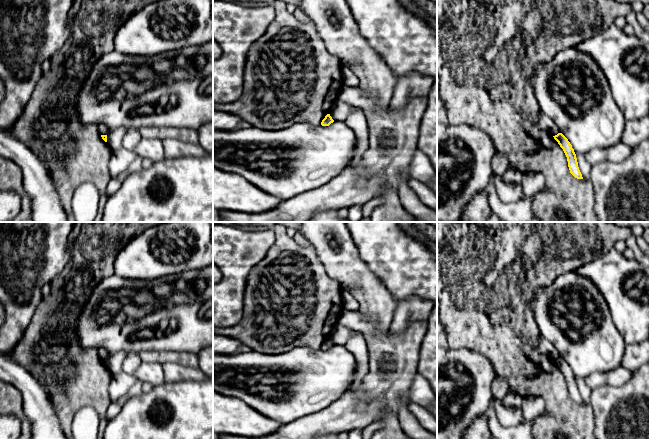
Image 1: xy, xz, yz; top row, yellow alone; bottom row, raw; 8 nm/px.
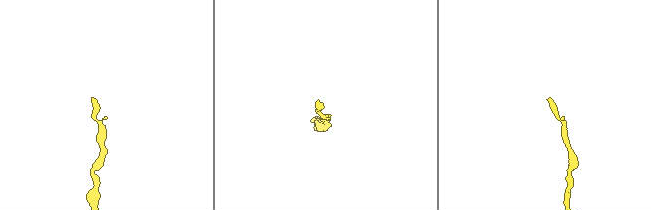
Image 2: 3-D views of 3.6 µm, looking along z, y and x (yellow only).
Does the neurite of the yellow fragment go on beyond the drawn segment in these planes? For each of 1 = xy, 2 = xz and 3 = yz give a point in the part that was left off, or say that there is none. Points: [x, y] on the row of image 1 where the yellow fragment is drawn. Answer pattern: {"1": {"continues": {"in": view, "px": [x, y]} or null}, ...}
{"1": {"continues": null}, "2": {"continues": null}, "3": {"continues": null}}

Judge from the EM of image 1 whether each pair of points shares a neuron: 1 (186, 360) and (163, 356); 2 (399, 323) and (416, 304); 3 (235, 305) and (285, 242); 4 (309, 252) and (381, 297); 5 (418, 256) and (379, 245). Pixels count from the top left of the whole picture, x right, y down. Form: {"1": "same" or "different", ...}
{"1": "same", "2": "same", "3": "different", "4": "different", "5": "same"}

